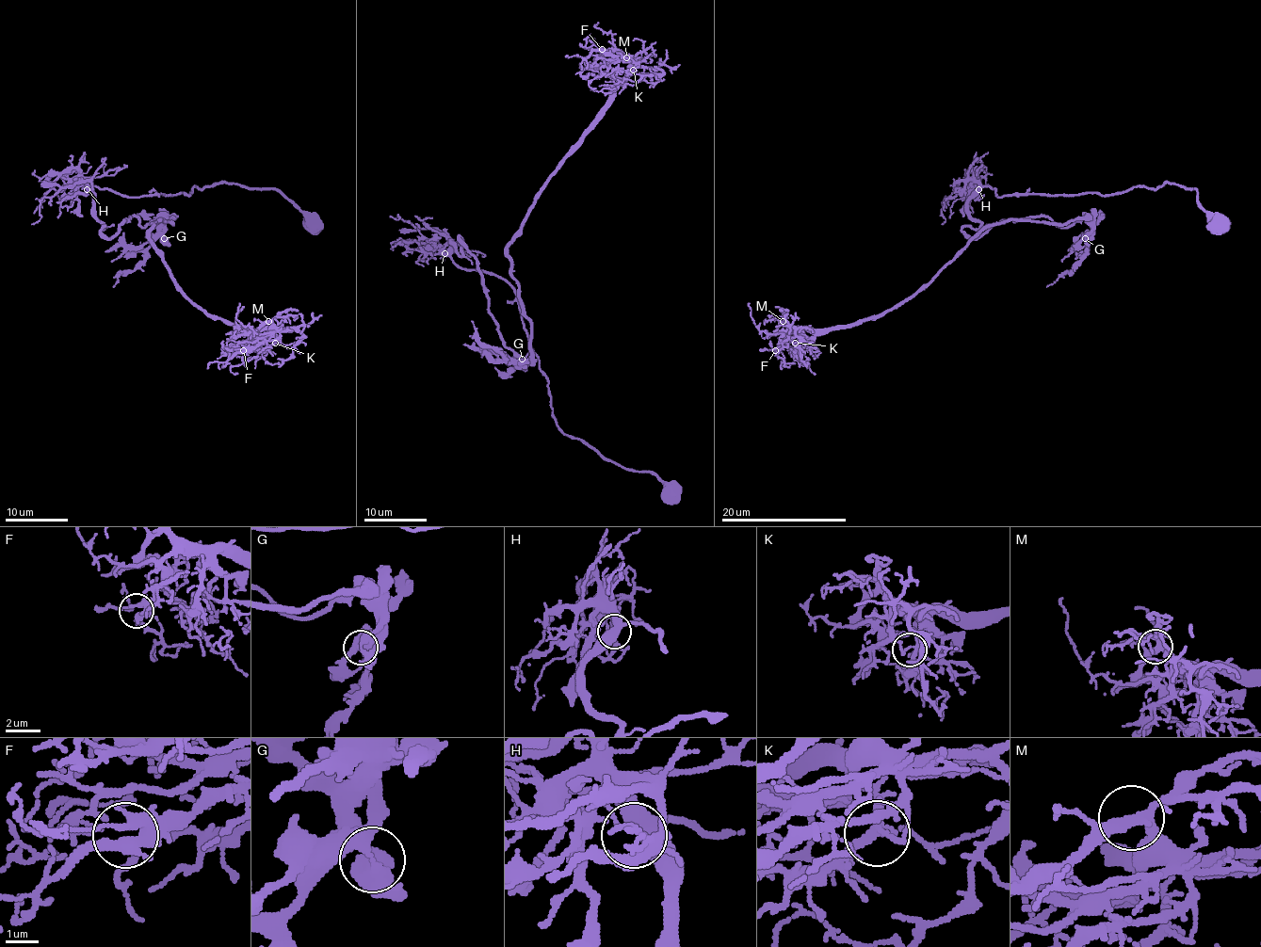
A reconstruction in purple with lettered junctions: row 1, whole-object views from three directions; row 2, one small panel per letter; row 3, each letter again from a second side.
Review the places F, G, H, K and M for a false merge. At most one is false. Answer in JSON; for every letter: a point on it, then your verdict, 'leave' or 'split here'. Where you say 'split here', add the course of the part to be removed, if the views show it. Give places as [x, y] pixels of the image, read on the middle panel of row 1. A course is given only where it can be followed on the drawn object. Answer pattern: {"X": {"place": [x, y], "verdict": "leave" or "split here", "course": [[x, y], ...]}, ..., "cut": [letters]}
{"F": {"place": [602, 49], "verdict": "leave"}, "G": {"place": [522, 359], "verdict": "split here", "course": [[522, 360], [520, 367], [531, 357], [531, 320], [508, 244], [614, 87], [633, 67], [661, 72], [613, 81]]}, "H": {"place": [444, 253], "verdict": "leave"}, "K": {"place": [633, 70], "verdict": "leave"}, "M": {"place": [626, 57], "verdict": "leave"}, "cut": ["G"]}

